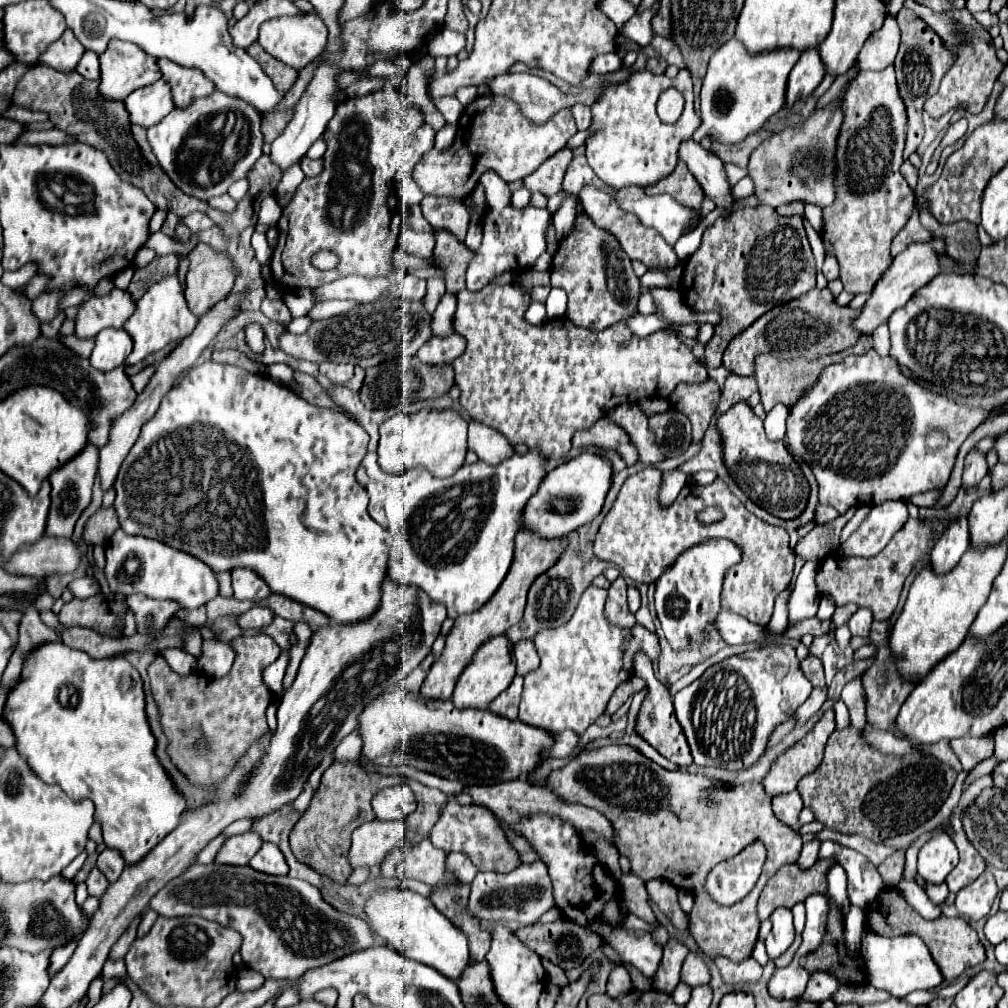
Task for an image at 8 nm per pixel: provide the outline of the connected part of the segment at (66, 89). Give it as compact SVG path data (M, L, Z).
M38 64L27 70L21 80L17 84L17 88L12 98L13 104L17 106L25 106L31 110L41 110L47 112L51 122L55 124L55 128L75 136L79 142L85 142L89 146L95 146L97 150L105 152L111 166L115 168L115 172L119 174L121 180L141 188L147 198L161 210L169 210L179 214L179 216L187 216L191 212L203 212L203 214L213 214L213 222L225 232L227 238L233 238L233 234L239 234L241 230L245 230L245 226L251 226L257 222L257 212L259 212L259 194L273 194L277 182L281 180L281 170L277 170L271 162L269 156L263 154L263 158L259 158L253 166L253 170L249 170L247 180L251 184L249 188L249 198L243 198L237 204L237 210L233 214L221 214L215 208L209 208L207 202L201 202L193 196L185 196L181 190L177 190L177 186L173 188L173 182L169 180L169 176L159 168L159 166L151 166L143 154L141 148L137 146L133 134L131 134L131 122L129 122L129 112L125 112L125 102L117 102L117 100L107 100L99 94L99 80L87 80L81 78L81 74L77 74L75 70L71 72L57 72L53 68Z

